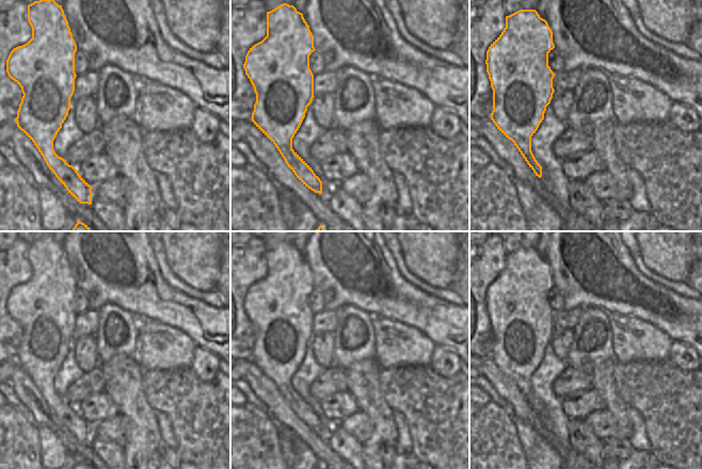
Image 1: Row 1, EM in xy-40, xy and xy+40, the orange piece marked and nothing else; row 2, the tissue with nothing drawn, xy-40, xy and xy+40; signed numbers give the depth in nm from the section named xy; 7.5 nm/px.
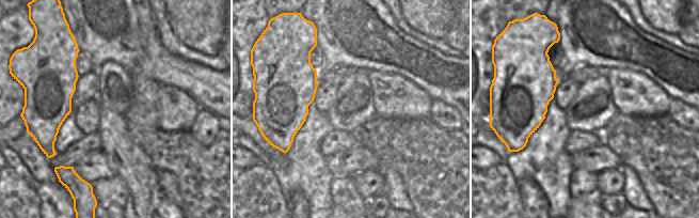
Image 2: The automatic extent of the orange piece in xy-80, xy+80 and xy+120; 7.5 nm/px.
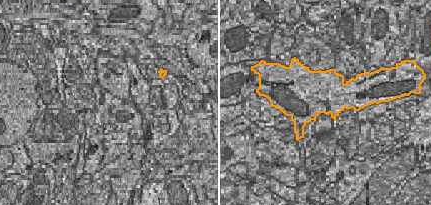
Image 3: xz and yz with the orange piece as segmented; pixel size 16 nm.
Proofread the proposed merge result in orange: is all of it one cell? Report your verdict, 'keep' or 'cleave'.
keep

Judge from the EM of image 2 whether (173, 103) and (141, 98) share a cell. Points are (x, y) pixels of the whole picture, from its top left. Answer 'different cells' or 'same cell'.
different cells

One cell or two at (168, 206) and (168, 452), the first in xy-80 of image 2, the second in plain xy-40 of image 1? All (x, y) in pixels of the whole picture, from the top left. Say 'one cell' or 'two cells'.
one cell

